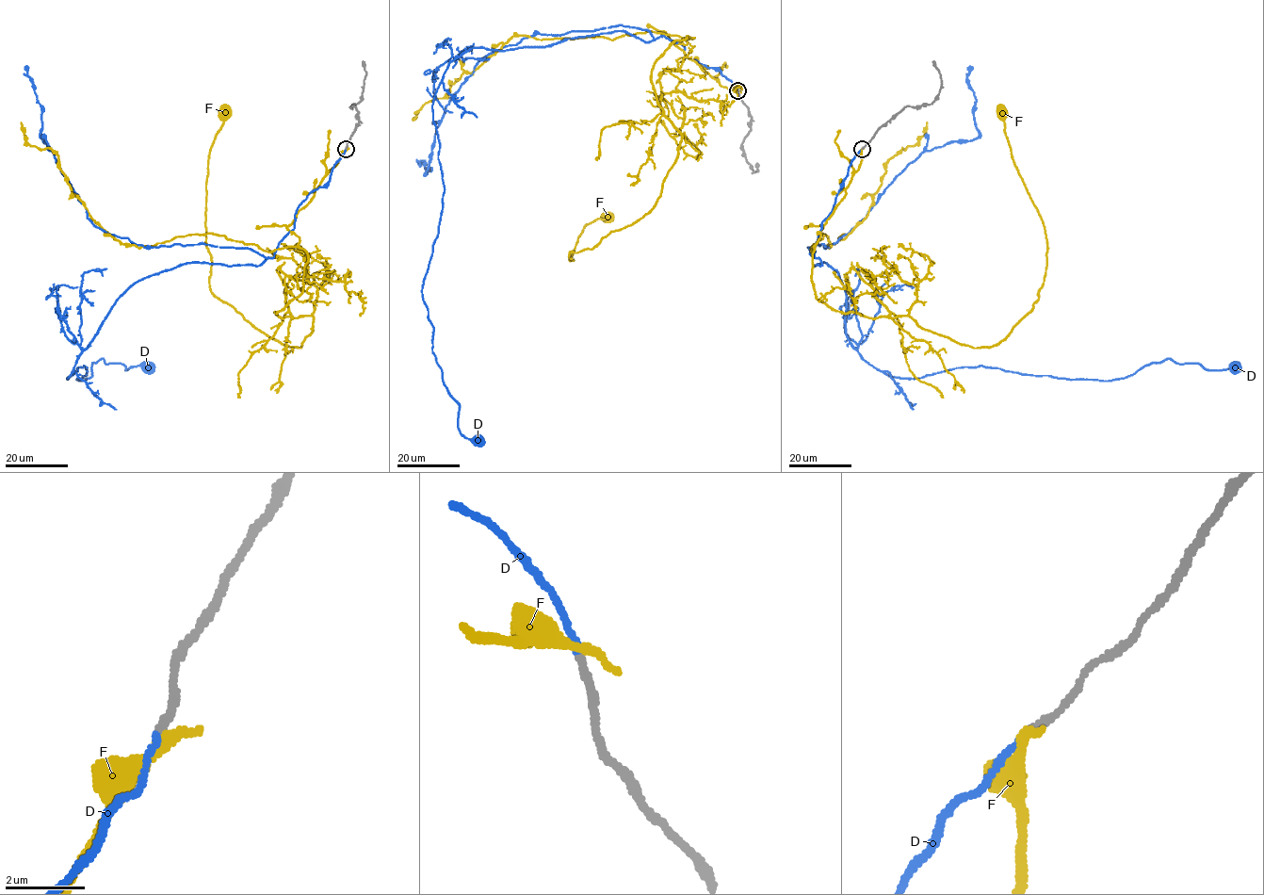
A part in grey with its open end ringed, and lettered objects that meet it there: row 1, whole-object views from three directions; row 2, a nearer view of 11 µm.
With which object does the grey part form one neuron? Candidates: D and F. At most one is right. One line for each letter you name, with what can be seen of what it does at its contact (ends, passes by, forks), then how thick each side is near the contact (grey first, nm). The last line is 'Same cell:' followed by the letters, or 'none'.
D: It ends there. Thickness 200 nm (grey) against 160 nm
Same cell: D

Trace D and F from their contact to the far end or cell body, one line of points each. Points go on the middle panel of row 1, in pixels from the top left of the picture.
D: (737, 91), (684, 45), (621, 30), (449, 63), (422, 296), (478, 442)
F: (737, 90), (676, 44), (694, 37), (673, 41), (651, 81), (682, 136), (656, 203), (569, 260), (607, 217)

